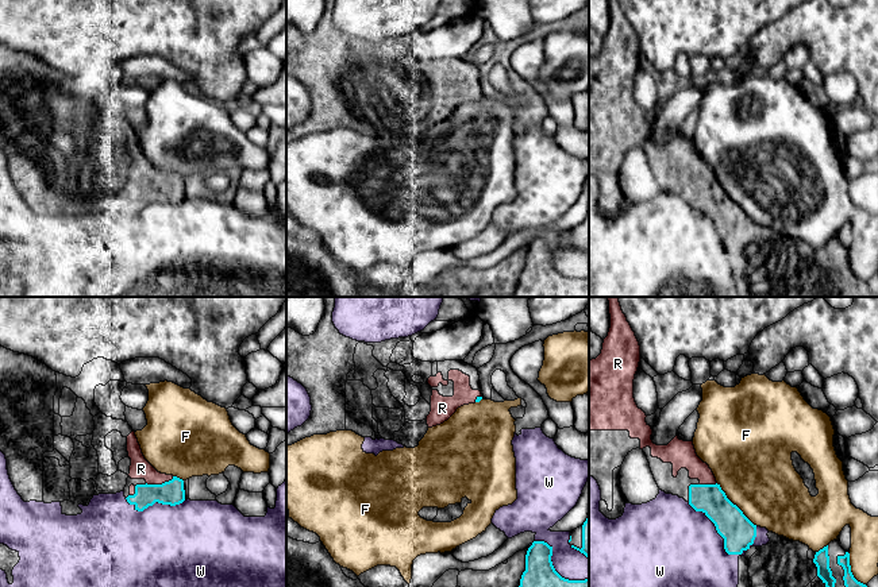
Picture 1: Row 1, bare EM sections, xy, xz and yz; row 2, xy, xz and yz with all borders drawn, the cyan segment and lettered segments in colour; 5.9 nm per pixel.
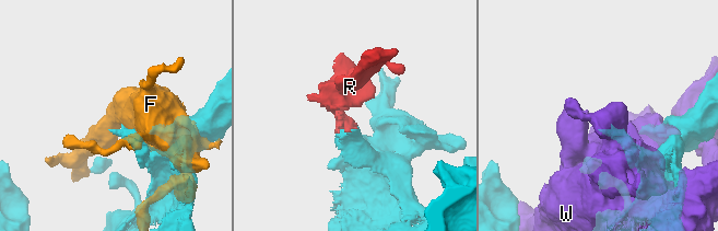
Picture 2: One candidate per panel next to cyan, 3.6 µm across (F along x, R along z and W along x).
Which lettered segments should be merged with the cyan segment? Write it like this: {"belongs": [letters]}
{"belongs": ["R"]}

